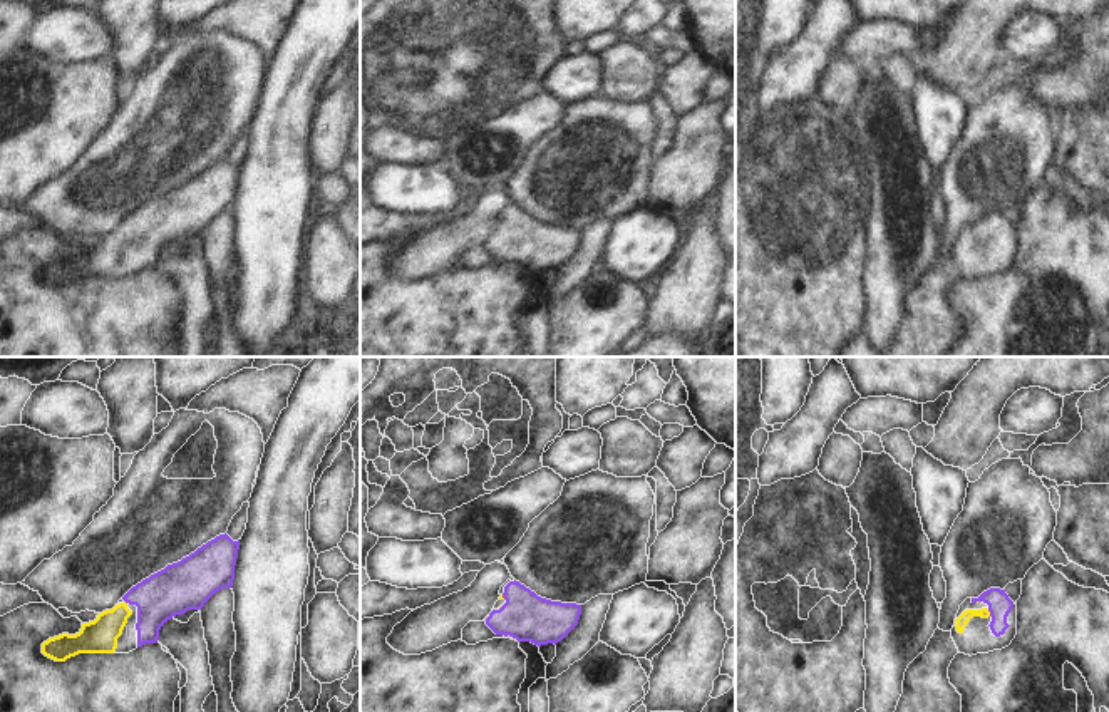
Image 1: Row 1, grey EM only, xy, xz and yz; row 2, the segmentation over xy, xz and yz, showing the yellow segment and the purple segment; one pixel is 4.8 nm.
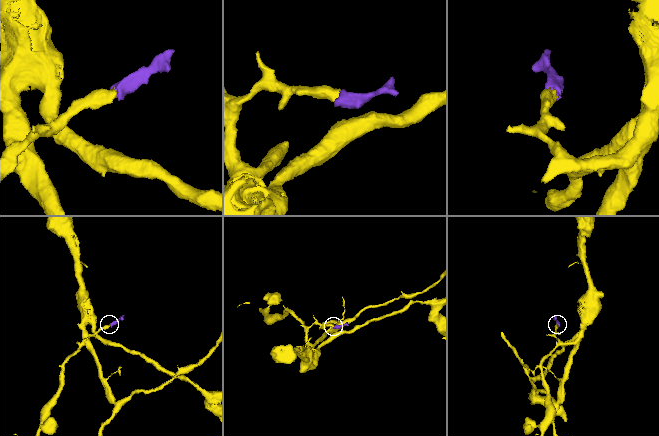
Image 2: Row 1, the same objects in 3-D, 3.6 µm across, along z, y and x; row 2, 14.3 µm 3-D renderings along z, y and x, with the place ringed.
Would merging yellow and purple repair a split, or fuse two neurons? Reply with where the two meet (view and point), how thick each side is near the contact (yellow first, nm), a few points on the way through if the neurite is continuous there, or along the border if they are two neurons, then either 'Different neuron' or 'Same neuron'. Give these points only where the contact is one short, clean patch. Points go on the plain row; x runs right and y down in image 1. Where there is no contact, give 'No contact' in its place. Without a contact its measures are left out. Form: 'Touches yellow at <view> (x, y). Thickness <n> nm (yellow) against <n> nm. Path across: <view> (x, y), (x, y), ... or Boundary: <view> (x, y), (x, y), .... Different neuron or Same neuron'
Touches yellow at yz (989, 237). Thickness 60 nm (yellow) against 110 nm. Path across: yz (964, 243), (969, 238), (989, 237), (999, 228). Same neuron

